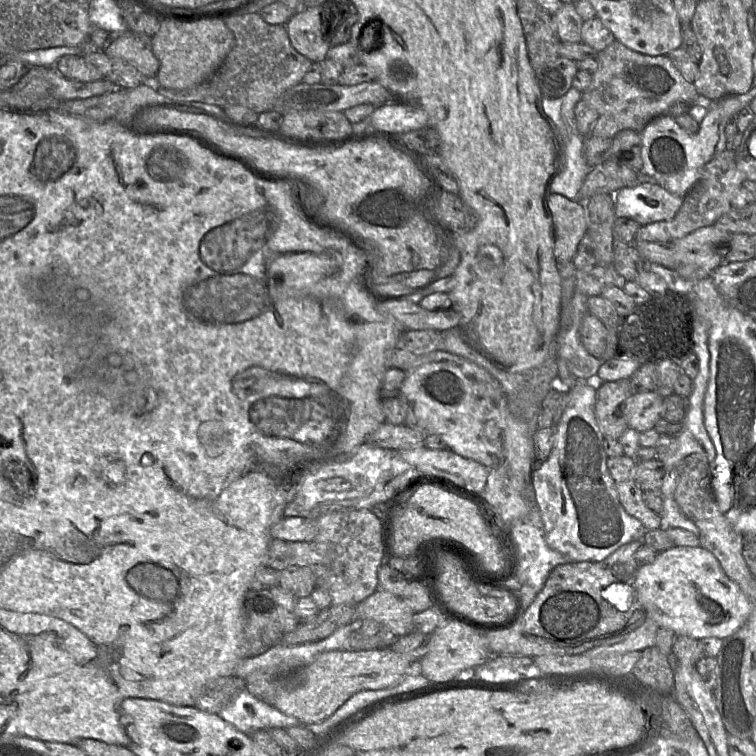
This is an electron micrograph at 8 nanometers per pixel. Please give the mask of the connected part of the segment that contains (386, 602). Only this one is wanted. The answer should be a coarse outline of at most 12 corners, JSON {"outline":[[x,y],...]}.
{"outline":[[380,588],[356,606],[396,637],[414,631],[412,609]]}

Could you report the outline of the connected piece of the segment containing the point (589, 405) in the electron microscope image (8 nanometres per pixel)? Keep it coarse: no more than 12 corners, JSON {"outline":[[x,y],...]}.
{"outline":[[578,381],[531,477],[546,543],[600,562],[647,529],[621,505]]}

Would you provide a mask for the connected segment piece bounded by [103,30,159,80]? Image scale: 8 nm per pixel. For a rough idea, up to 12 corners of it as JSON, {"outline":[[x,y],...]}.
{"outline":[[127,30],[103,50],[148,80],[159,69],[152,37]]}

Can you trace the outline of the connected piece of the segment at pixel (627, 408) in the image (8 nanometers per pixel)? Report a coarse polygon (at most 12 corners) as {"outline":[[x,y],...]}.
{"outline":[[656,392],[632,394],[621,406],[629,428],[653,429],[664,416]]}

